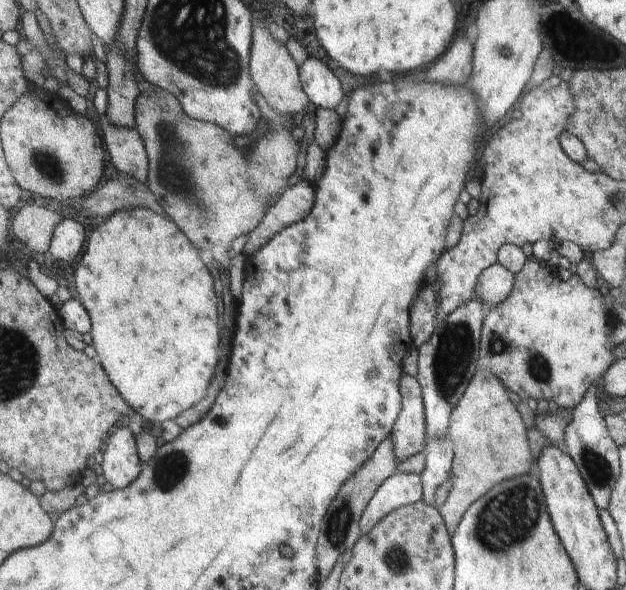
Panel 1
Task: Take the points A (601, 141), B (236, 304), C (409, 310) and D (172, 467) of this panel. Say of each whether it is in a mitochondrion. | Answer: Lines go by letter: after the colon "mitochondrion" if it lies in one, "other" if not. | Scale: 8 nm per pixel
A: other
B: other
C: other
D: mitochondrion

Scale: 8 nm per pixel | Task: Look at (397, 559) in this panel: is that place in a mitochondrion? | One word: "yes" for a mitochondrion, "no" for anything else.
yes

